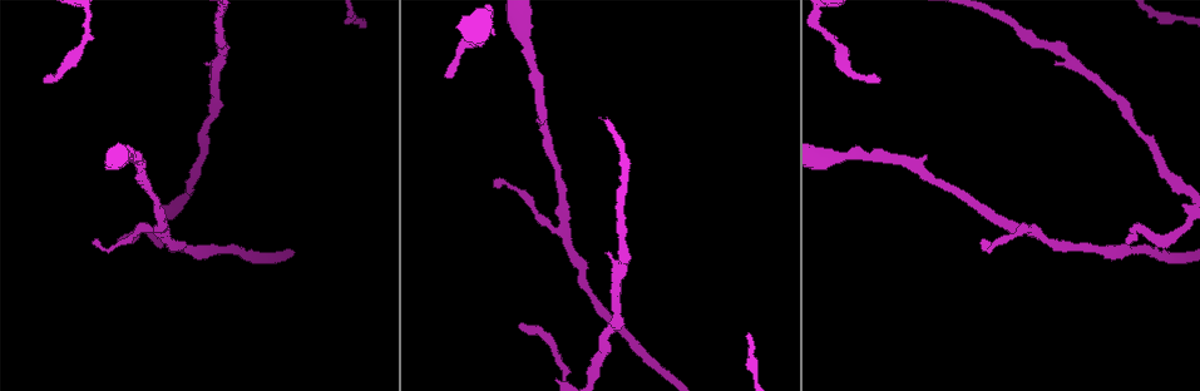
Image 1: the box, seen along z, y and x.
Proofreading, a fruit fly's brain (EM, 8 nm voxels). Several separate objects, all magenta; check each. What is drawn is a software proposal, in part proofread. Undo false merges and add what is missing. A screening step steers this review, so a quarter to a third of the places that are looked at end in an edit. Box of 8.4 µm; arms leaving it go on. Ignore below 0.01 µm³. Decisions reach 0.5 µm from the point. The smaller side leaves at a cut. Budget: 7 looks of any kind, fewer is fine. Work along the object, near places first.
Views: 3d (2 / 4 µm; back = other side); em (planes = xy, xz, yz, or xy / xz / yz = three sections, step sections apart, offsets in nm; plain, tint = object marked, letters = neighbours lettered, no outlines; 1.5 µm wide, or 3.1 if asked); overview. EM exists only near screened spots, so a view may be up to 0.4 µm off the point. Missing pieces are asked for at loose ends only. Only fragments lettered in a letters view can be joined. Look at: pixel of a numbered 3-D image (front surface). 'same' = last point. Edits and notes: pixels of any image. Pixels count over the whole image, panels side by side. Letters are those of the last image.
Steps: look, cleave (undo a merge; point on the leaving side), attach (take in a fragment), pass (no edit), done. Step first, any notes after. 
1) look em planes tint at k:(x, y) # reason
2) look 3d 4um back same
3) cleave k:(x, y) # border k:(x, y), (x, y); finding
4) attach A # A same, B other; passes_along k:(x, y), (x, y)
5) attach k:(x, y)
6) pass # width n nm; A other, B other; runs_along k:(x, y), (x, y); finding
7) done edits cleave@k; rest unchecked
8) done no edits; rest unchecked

look 3d 4um at 1:(45, 81) # long arm stops here

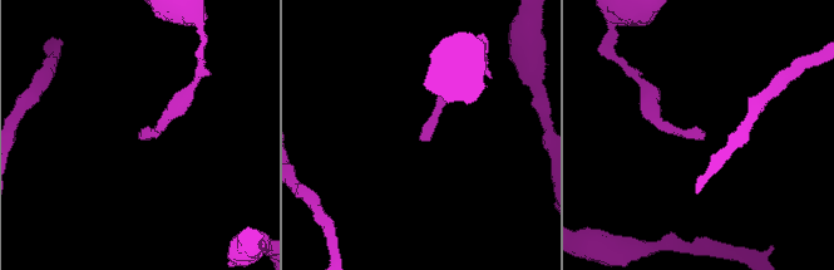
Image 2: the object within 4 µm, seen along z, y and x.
look em planes letters at 2:(139, 137) # shape alone is not enough

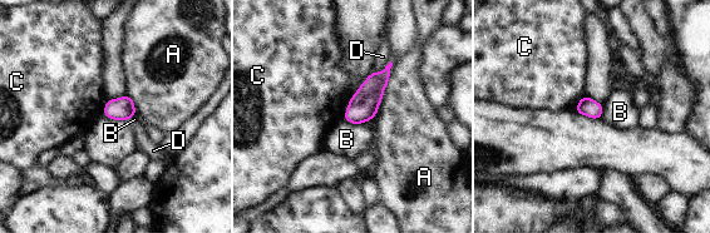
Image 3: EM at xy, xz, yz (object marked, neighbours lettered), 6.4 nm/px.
pass # A other, B other, C other, D other; border 3:(353, 95), (344, 119); none of them fits

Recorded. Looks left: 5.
look 3d 2um at 1:(1031, 228)

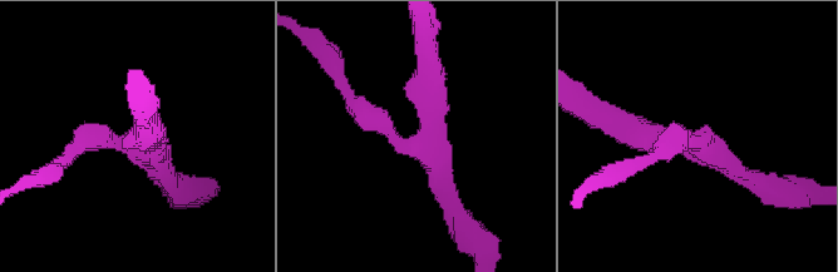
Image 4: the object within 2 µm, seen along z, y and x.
look em planes letters at 4:(430, 130) # shape alone is not enough

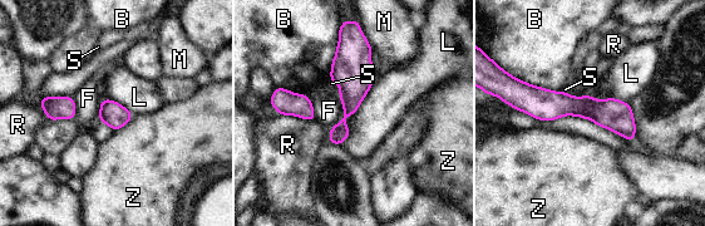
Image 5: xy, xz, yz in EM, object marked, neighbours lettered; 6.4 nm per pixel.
pass # width 150 nm; B other, F other, L other, M other, R other, S other, Z other; runs_along 5:(521, 103), (596, 109), (631, 136); one cell here

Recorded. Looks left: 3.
look em planes tint at 1:(1126, 243) # an open end

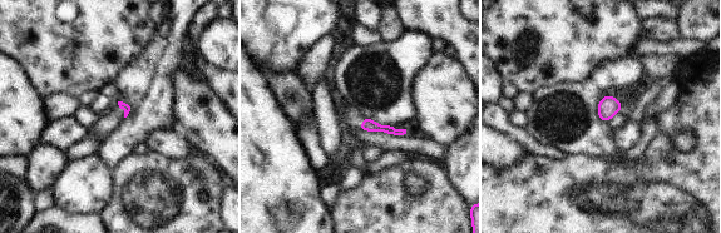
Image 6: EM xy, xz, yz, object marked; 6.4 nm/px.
look em planes letters same # what lies round it

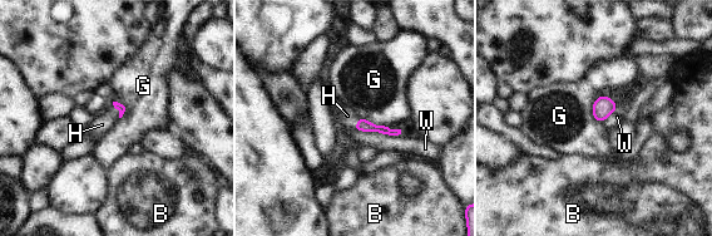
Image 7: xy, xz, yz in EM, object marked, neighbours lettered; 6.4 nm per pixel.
attach H # B other, G other, H same, W other; it goes on there

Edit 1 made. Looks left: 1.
done edits attach@7; rest unchecked

